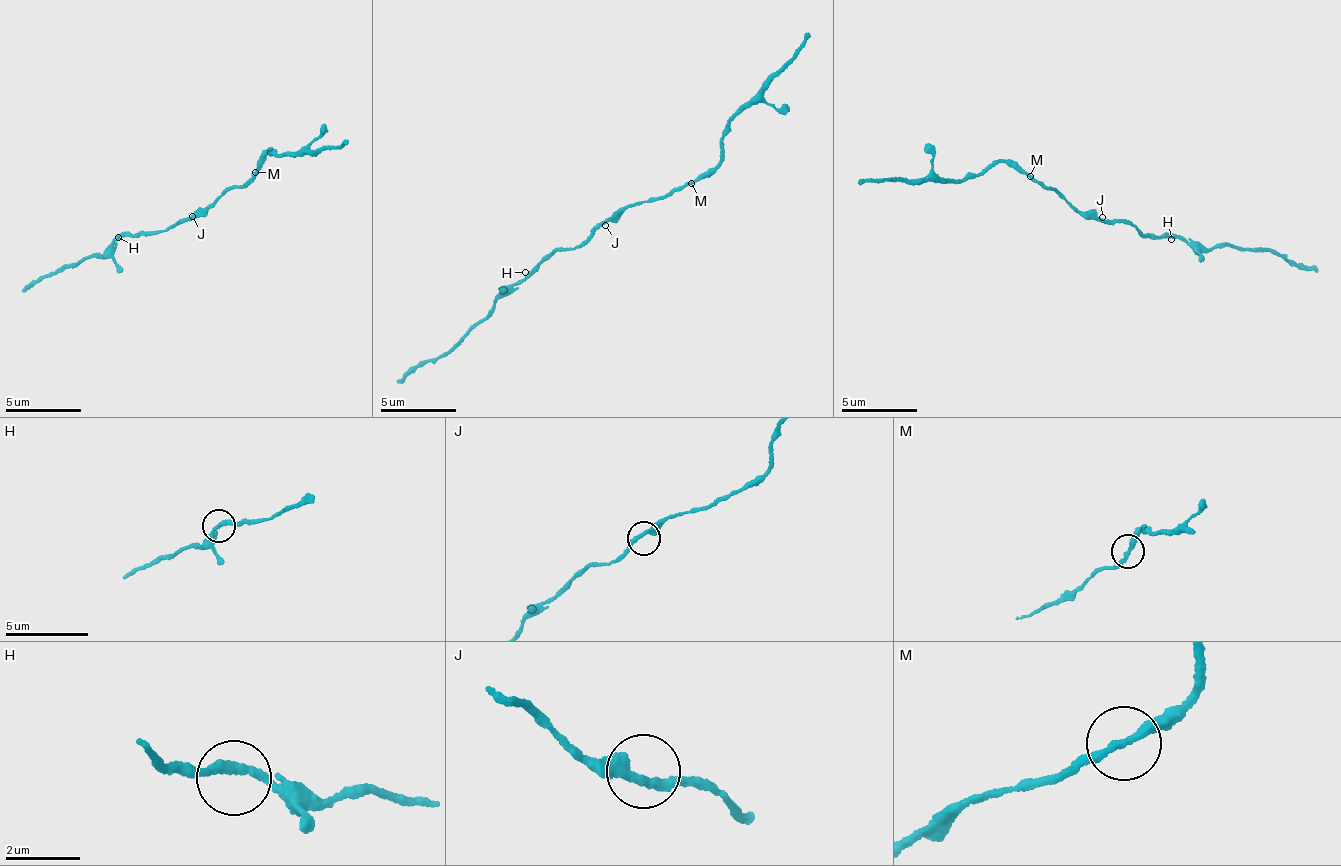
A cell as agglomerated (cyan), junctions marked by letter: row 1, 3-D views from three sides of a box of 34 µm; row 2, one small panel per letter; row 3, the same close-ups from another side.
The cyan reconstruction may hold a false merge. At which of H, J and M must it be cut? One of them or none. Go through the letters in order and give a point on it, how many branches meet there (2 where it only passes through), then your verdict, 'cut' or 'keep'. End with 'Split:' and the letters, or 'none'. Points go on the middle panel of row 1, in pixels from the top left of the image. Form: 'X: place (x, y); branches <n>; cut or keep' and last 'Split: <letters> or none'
H: place (525, 272); branches 2; keep
J: place (605, 225); branches 2; keep
M: place (691, 183); branches 2; keep
Split: none

